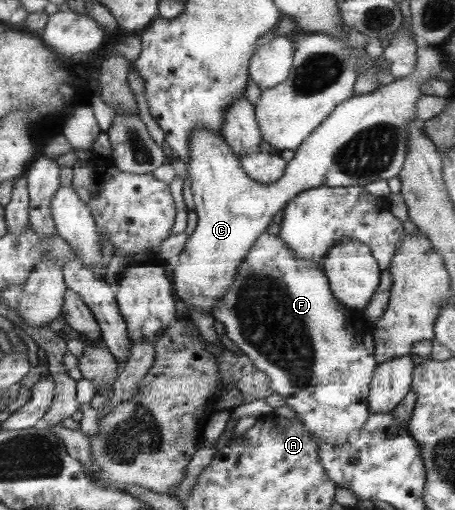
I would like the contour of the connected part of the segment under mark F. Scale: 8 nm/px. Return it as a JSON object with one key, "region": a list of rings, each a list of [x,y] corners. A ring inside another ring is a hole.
{"region":[[[265,232],[258,242],[251,248],[248,258],[240,265],[235,283],[231,286],[227,296],[215,304],[212,315],[215,320],[220,321],[225,327],[225,333],[229,339],[239,347],[240,351],[247,354],[253,363],[265,371],[271,377],[271,387],[283,397],[286,397],[286,403],[295,410],[298,418],[310,428],[310,432],[320,443],[333,443],[343,445],[352,440],[359,434],[369,421],[370,415],[370,387],[375,377],[375,370],[380,364],[376,358],[376,343],[374,338],[375,328],[365,320],[362,313],[343,305],[341,301],[335,298],[334,292],[330,286],[330,279],[326,272],[321,268],[321,264],[306,259],[298,259],[294,251],[286,244],[285,240],[278,234]]]}

